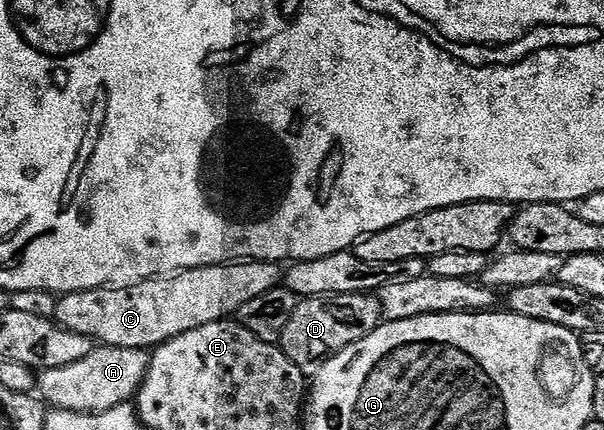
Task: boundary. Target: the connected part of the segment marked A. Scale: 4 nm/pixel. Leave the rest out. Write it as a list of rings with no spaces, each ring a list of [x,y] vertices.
[[[97,345],[80,360],[74,360],[72,364],[54,366],[49,370],[40,370],[38,374],[38,394],[49,407],[58,410],[70,410],[83,414],[97,414],[103,410],[109,410],[115,406],[123,406],[131,403],[140,391],[140,385],[148,371],[148,350],[139,350],[137,346],[105,346]]]

